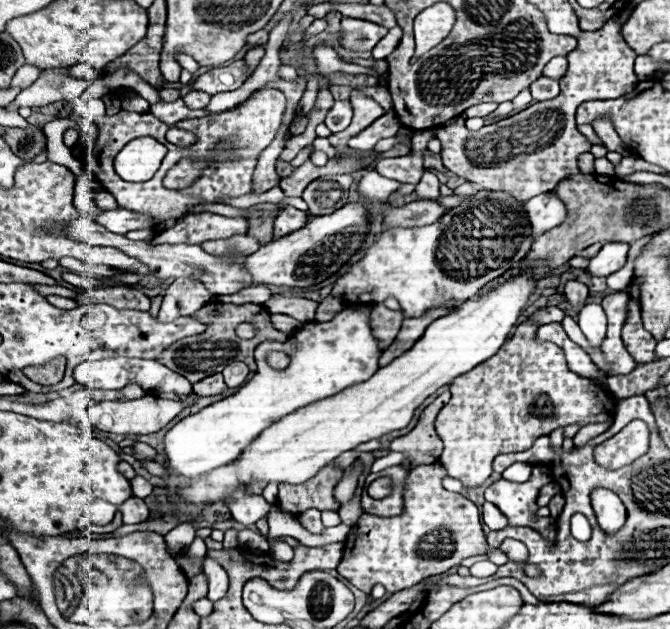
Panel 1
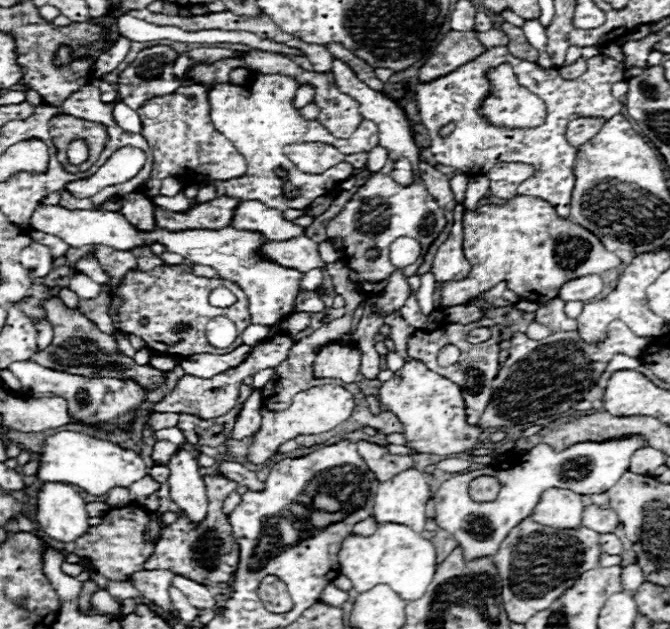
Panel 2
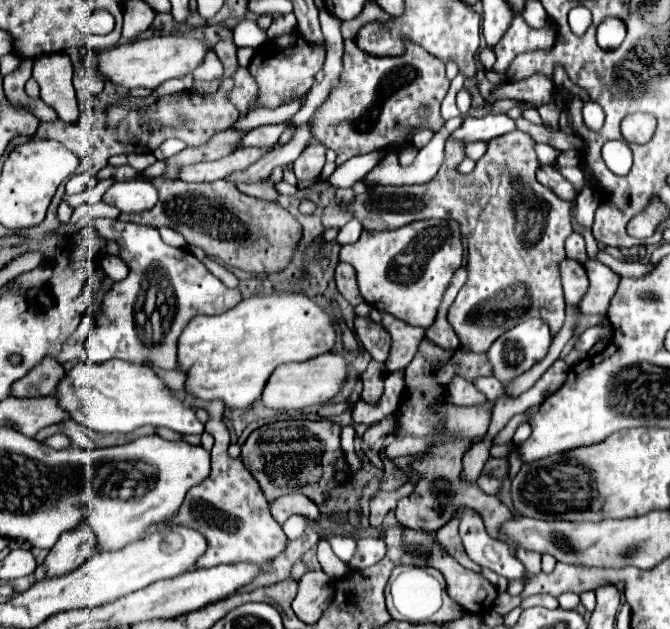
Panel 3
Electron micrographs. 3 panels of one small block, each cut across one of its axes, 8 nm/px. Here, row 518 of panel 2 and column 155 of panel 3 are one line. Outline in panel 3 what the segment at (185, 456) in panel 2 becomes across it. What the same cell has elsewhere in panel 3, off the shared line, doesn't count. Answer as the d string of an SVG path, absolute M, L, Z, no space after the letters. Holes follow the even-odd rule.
M128 180L128 182L114 182L102 200L106 204L116 206L120 212L136 214L142 210L150 210L158 202L158 192L150 182Z

